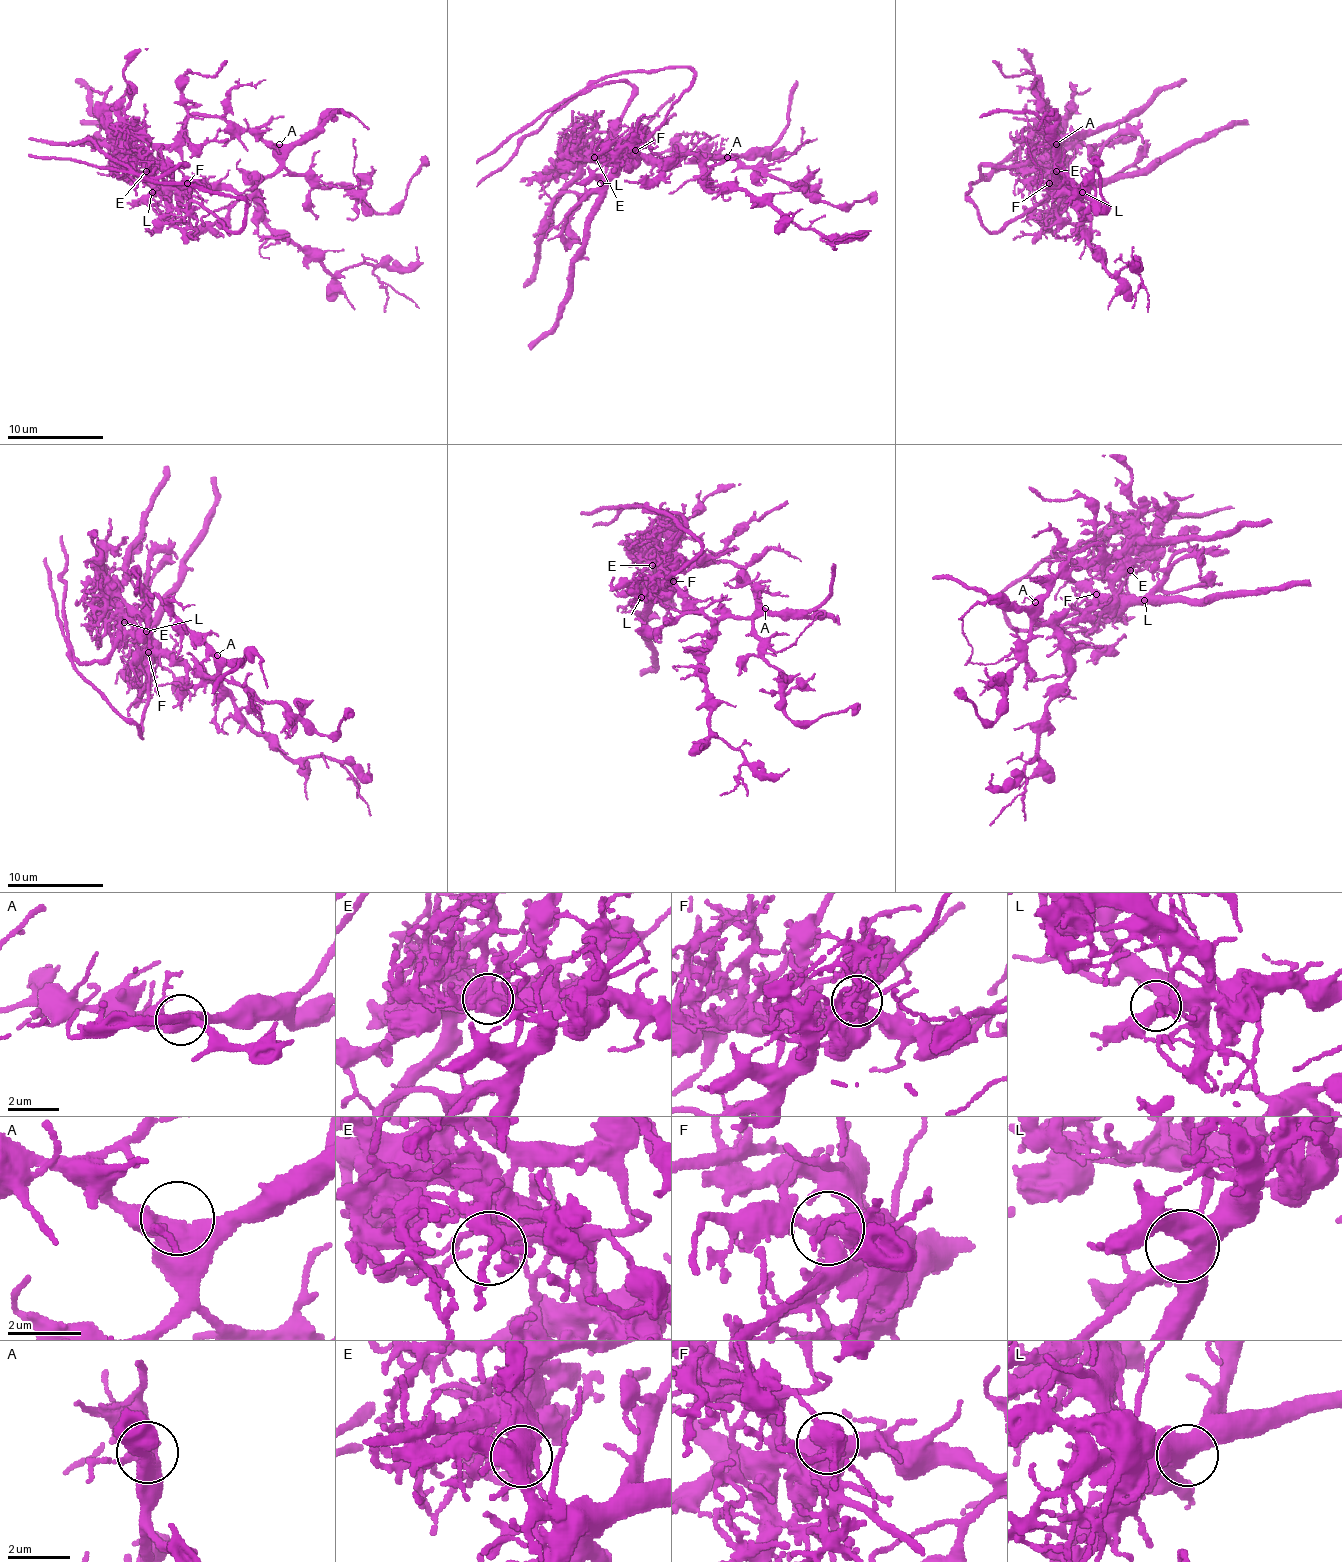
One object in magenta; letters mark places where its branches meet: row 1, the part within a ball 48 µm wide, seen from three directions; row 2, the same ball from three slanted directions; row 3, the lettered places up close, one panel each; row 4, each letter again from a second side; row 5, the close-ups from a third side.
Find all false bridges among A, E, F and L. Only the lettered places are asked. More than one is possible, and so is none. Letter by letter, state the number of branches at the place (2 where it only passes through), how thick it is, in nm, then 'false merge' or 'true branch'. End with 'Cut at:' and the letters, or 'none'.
A: 3 | 480 nm | true branch
E: 3 | 140 nm | false merge
F: 4 | 440 nm | false merge
L: 4 | 480 nm | true branch
Cut at: E, F

